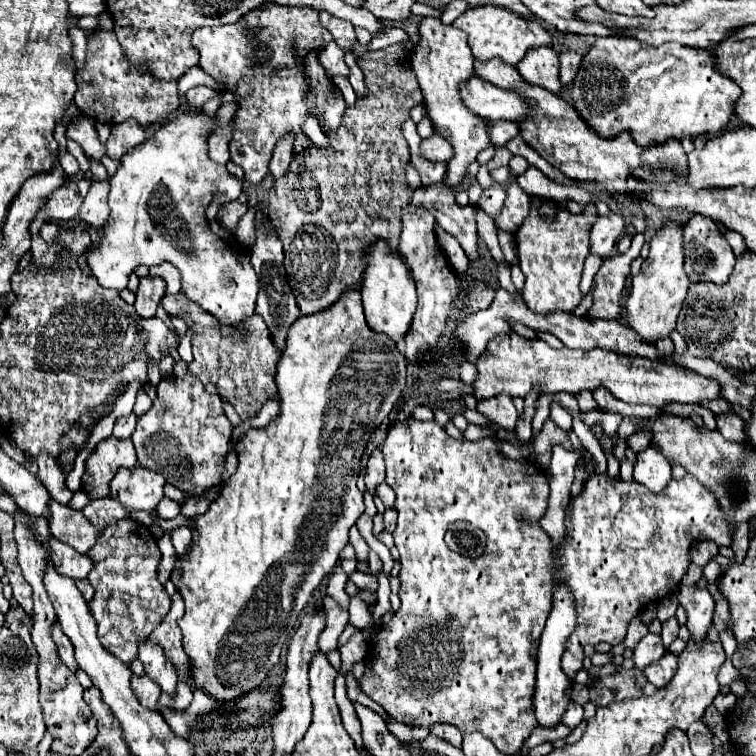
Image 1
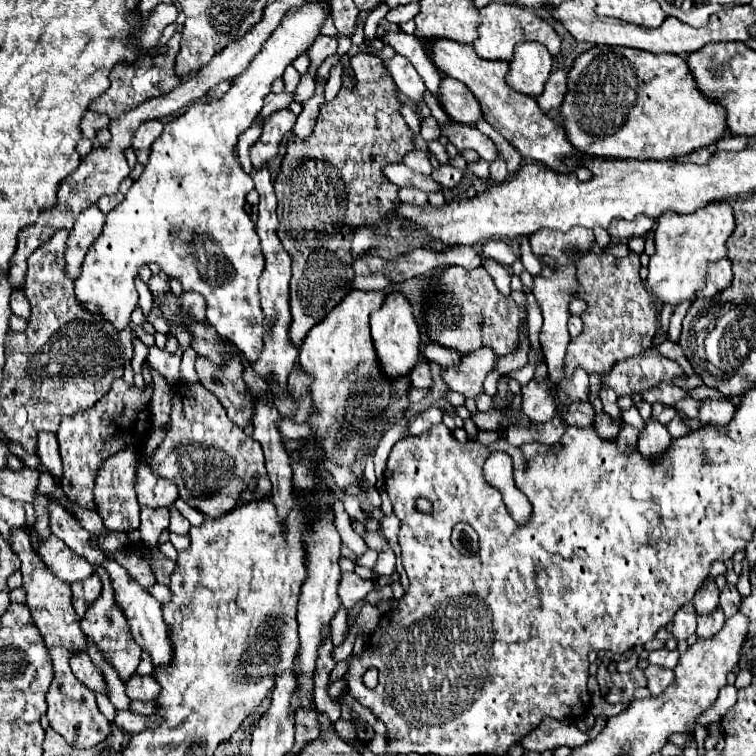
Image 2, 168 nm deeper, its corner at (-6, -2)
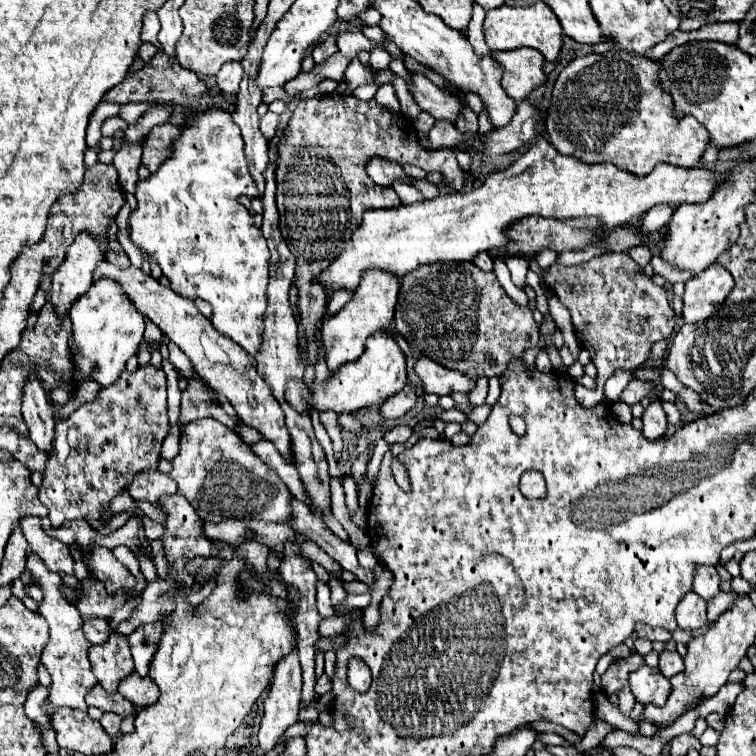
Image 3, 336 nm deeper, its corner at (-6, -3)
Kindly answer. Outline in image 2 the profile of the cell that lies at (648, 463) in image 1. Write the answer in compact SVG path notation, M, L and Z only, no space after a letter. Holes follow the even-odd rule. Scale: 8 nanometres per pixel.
M647 419L643 425L643 431L639 435L639 451L647 459L659 459L663 451L671 445L671 435L665 425L661 425L657 419Z

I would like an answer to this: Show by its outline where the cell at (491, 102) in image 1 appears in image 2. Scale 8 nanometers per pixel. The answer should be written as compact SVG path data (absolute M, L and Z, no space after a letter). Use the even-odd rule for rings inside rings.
M451 77L441 79L437 101L451 121L473 125L477 119L483 117L479 101L471 95L467 85L459 83L457 79L451 79Z

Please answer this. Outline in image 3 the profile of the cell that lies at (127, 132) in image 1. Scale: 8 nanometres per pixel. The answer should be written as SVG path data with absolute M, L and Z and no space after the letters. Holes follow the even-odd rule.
M165 122L165 124L155 126L147 134L147 138L143 142L143 164L151 172L155 172L159 168L159 164L167 158L167 148L171 146L175 132L177 132L177 126L173 126L171 122Z

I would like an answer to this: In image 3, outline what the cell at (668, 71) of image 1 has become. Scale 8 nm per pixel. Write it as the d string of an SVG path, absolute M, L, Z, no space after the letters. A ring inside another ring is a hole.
M611 48L605 54L589 54L571 60L559 74L545 130L551 144L583 162L613 162L637 176L649 174L655 164L667 162L693 168L709 144L709 134L693 116L675 116L675 102L659 82L661 64Z

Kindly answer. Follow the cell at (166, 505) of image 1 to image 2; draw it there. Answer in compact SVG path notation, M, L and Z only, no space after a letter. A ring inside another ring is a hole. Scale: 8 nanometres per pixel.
M141 507L141 539L147 547L155 547L161 531L169 527L169 509Z

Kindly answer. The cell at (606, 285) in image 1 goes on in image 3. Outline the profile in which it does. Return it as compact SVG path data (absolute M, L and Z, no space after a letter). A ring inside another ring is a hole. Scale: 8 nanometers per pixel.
M607 254L579 266L563 266L555 262L547 270L535 260L527 262L571 312L577 340L581 348L591 352L591 362L599 372L597 390L575 390L583 408L593 408L603 400L603 384L611 374L617 370L637 370L647 360L651 344L673 334L675 312L669 306L665 288L655 286L627 254Z

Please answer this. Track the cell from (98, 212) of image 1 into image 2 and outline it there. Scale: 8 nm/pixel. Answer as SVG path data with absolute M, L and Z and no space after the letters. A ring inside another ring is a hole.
M97 205L85 209L77 217L75 227L67 239L67 253L65 253L65 275L71 281L79 277L79 271L83 265L83 255L89 251L91 243L101 235L103 219L105 219L105 215L99 211Z

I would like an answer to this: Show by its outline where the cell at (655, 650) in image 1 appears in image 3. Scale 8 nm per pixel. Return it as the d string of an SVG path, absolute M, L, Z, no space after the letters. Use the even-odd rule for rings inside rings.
M661 652L659 654L659 670L671 678L673 674L683 670L683 658L677 652Z

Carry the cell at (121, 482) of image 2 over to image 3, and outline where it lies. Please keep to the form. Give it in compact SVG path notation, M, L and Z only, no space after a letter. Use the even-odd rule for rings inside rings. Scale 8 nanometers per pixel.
M135 550L133 554L137 556L137 560L139 560L139 566L141 566L141 572L143 572L143 576L147 578L147 582L151 582L151 580L157 580L157 572L155 572L153 560L151 560L147 554L143 554L141 550Z

